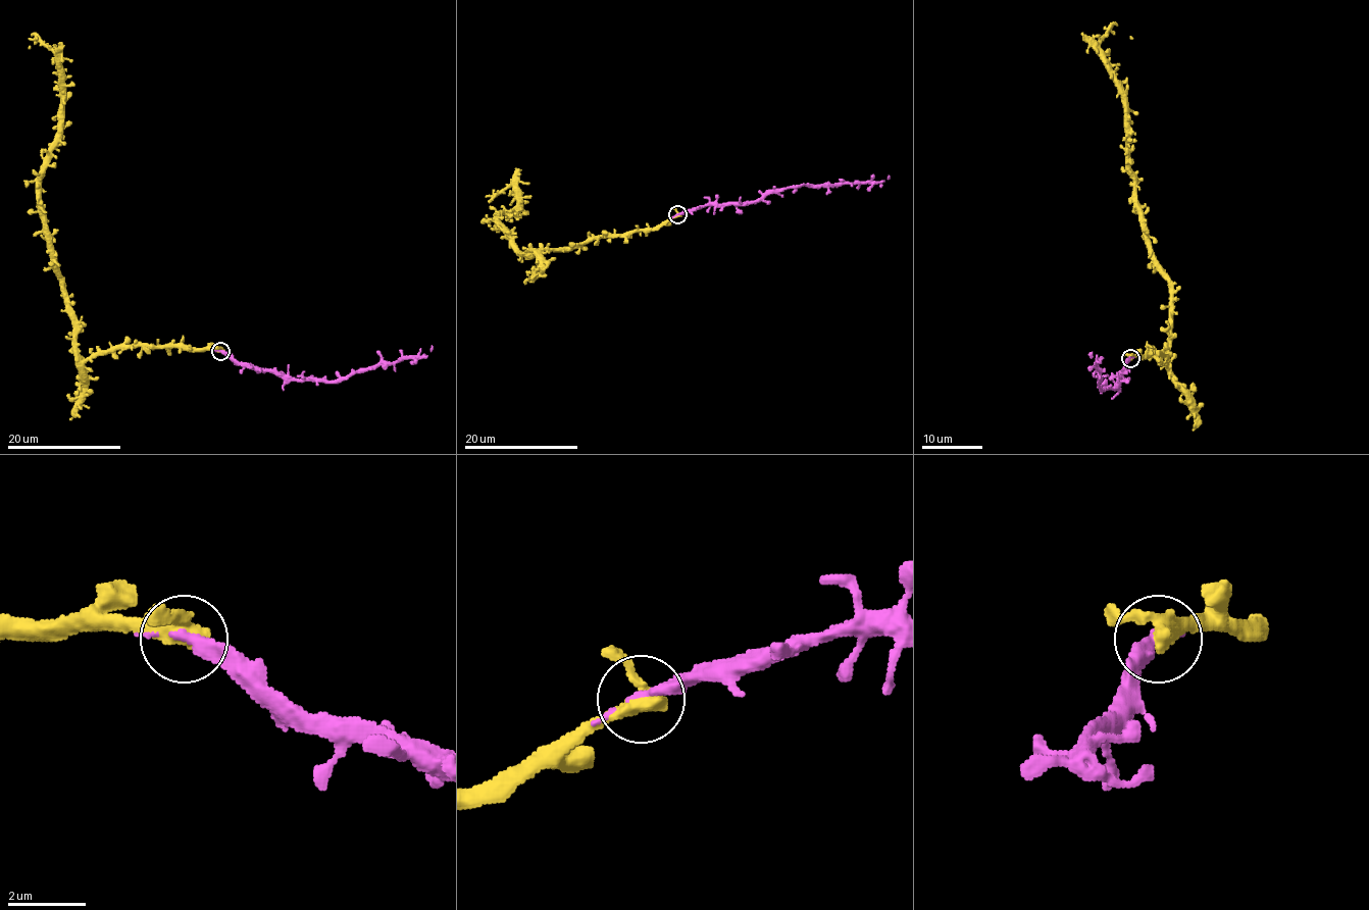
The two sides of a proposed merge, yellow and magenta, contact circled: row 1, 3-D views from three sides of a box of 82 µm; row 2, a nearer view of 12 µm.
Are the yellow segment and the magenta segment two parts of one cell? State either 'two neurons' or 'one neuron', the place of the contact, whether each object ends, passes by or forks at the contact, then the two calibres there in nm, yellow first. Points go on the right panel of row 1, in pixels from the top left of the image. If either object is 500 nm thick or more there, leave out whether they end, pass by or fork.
one neuron; at (1130, 358); yellow passes by; magenta passes by; 440 nm thick on the yellow side, 240 nm on the other

